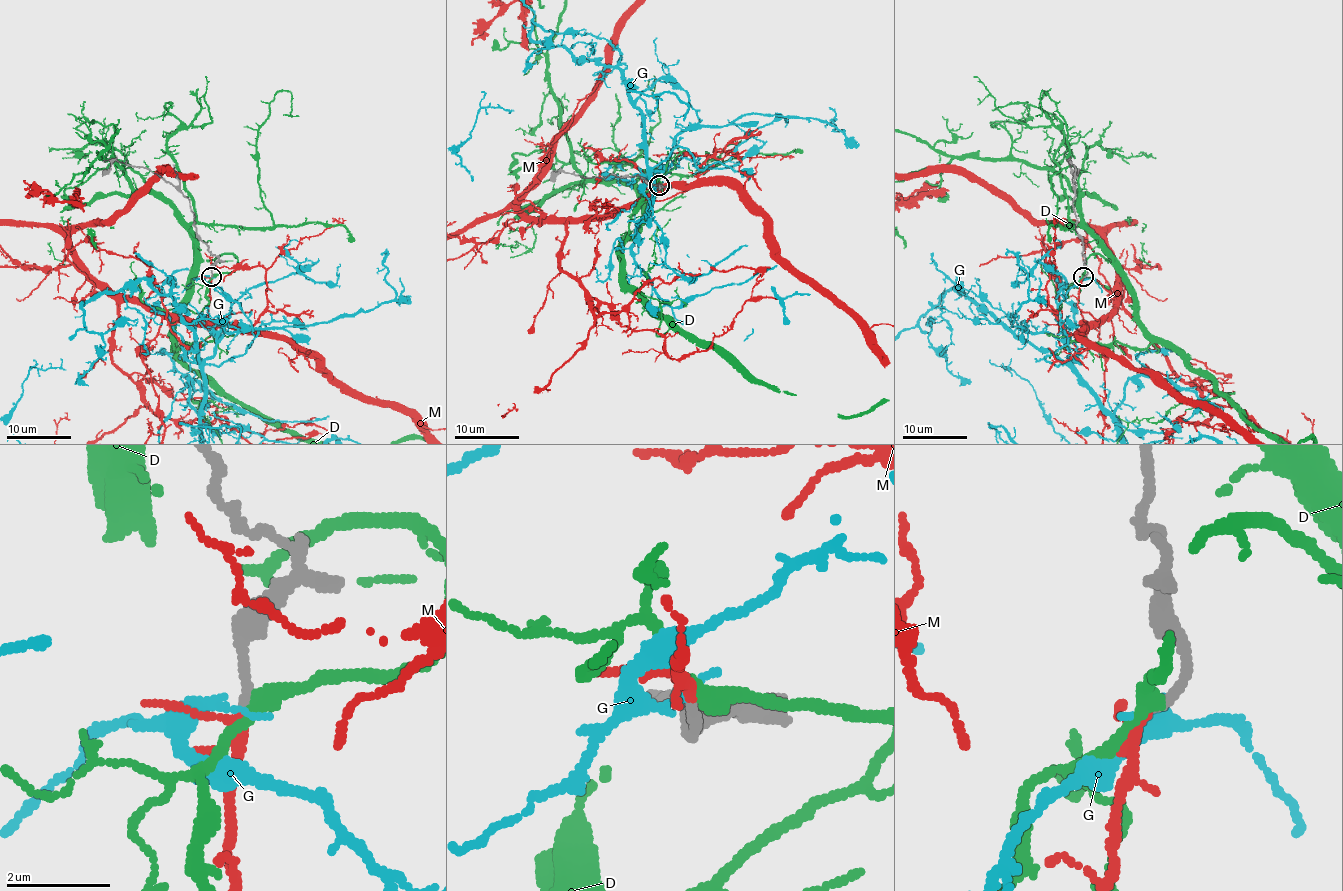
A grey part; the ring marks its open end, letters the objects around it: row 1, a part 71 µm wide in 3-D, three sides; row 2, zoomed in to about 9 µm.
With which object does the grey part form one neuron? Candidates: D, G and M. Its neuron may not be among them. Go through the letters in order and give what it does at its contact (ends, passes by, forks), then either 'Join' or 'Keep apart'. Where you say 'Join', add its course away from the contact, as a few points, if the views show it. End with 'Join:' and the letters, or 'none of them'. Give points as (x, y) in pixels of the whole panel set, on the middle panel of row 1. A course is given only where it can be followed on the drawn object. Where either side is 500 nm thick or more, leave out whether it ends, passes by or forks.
D: It passes by. Keep apart
G: It ends there. Keep apart
M: It forks there. Join
Join: M

